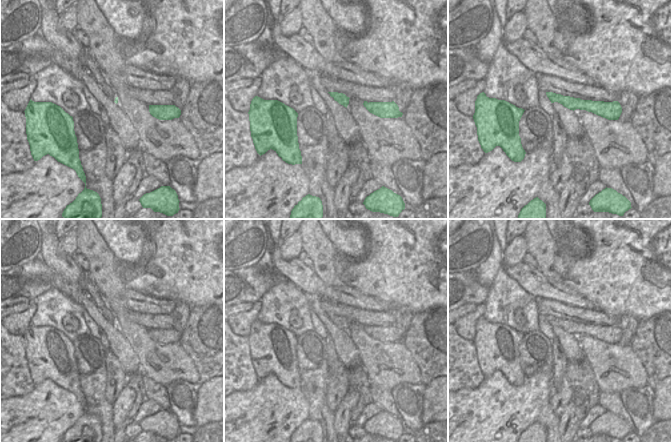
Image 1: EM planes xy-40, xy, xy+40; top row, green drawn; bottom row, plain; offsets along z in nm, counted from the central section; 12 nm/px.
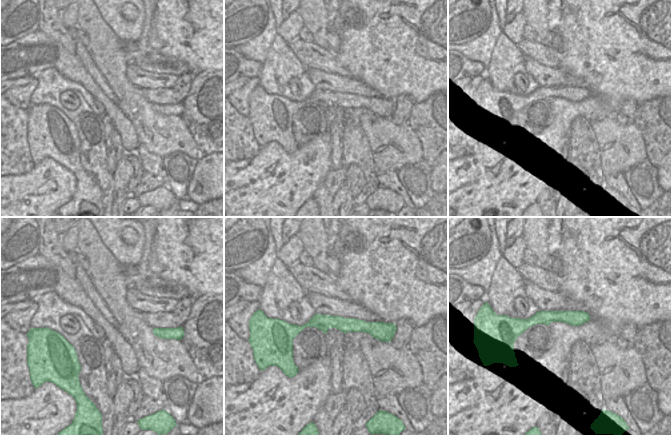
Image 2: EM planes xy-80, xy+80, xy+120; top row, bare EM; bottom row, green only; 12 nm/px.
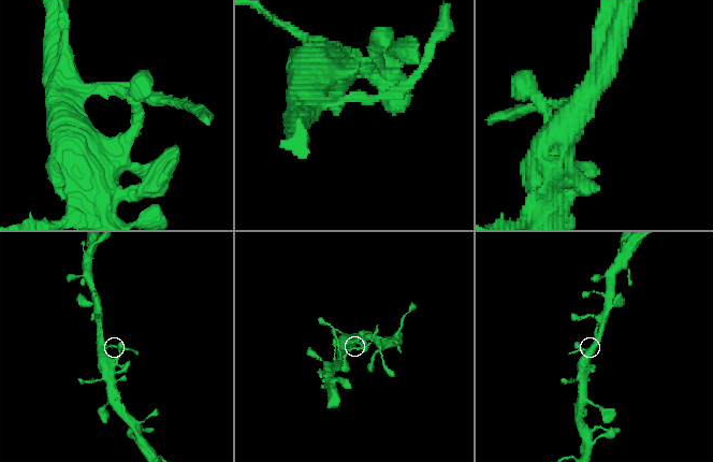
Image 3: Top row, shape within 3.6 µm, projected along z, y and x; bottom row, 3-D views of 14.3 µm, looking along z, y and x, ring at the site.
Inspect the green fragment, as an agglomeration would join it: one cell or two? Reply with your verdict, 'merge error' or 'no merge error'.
merge error

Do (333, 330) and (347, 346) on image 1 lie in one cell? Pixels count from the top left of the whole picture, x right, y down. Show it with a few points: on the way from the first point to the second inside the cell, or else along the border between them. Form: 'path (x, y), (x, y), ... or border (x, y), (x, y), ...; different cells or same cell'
path (337, 334), (343, 342); same cell

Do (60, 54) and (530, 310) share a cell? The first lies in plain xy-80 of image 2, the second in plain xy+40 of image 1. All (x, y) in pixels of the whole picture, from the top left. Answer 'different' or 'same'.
different

